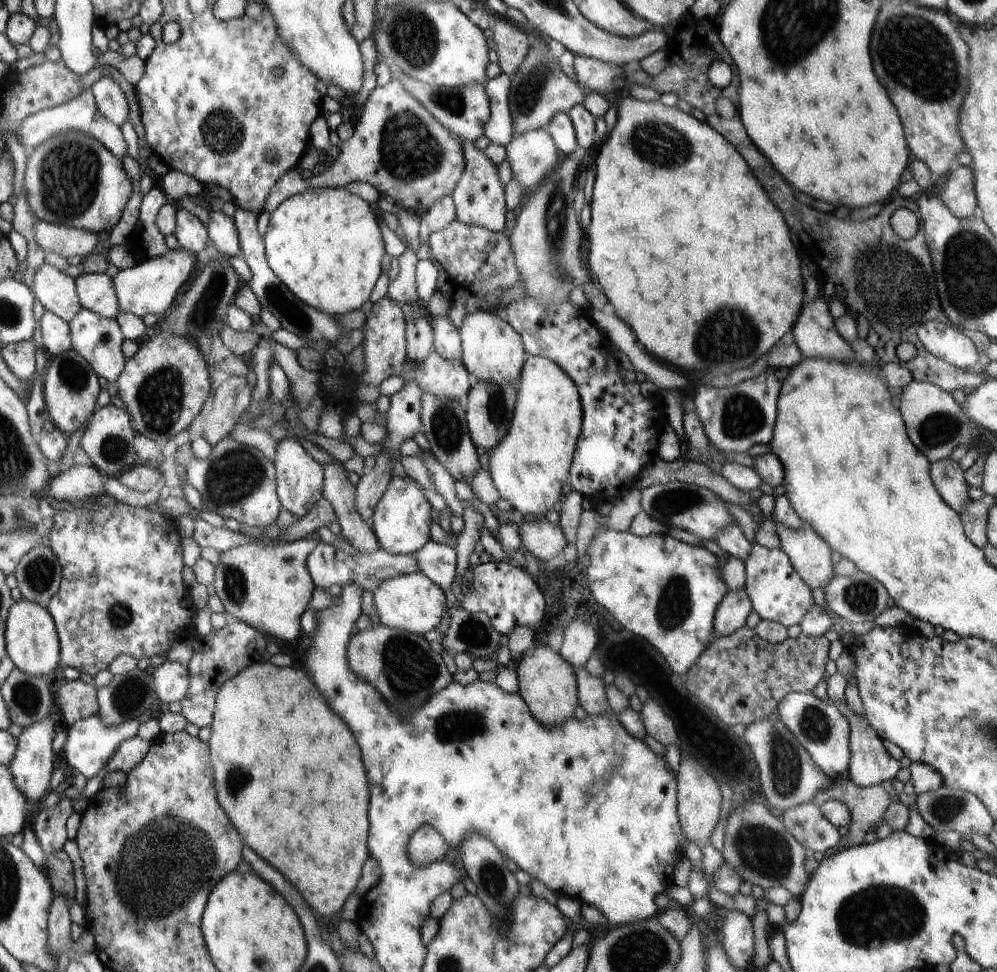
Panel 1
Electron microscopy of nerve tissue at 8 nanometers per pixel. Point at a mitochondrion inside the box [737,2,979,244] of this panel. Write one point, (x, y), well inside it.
(929, 69)

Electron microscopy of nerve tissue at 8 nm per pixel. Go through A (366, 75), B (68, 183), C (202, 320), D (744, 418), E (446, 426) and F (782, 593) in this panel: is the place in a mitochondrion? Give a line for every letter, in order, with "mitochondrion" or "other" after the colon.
A: other
B: mitochondrion
C: mitochondrion
D: mitochondrion
E: mitochondrion
F: other

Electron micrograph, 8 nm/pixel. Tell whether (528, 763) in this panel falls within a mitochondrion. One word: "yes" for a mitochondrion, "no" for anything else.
no

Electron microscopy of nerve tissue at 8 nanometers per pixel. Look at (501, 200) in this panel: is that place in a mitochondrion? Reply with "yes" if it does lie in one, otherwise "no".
no

